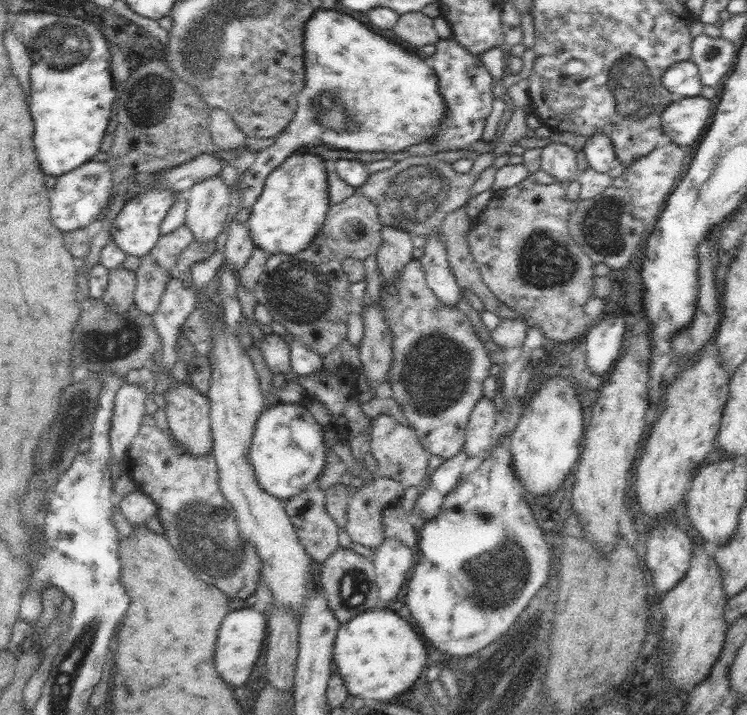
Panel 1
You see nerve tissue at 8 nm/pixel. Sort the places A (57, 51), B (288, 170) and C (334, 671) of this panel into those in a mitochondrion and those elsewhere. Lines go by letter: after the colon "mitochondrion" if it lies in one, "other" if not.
A: mitochondrion
B: other
C: other

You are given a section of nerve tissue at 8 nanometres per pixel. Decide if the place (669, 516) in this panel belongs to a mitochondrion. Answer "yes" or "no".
no

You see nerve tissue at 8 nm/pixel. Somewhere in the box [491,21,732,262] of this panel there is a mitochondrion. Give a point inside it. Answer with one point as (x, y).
(629, 81)

